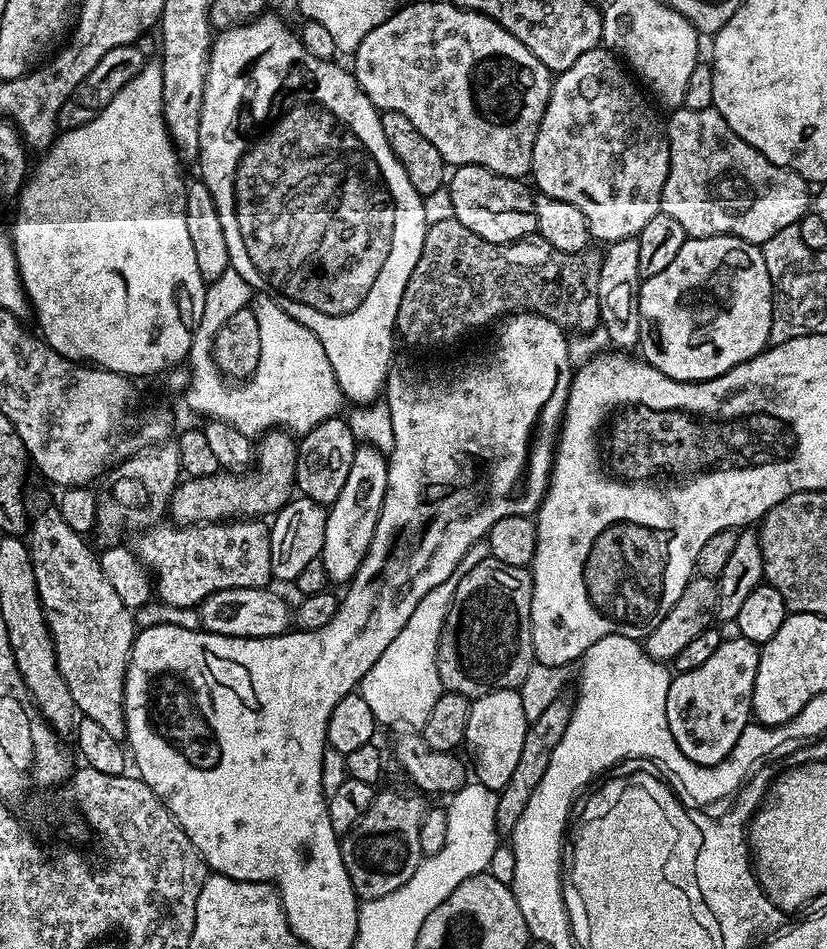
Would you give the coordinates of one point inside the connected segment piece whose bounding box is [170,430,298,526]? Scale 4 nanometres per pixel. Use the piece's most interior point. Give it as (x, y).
(265, 488)

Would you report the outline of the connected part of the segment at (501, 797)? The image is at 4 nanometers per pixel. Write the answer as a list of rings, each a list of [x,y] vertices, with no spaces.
[[[564,699],[552,700],[550,706],[546,706],[546,710],[542,710],[538,718],[530,721],[522,745],[522,755],[518,758],[514,775],[496,797],[497,833],[512,833],[518,818],[522,818],[522,810],[526,810],[526,802],[530,802],[530,794],[538,790],[538,782],[542,782],[542,774],[546,774],[546,766],[550,766],[550,758],[554,758],[554,750],[558,750],[558,742],[562,742],[562,734],[566,734],[566,726],[570,726],[573,701]]]

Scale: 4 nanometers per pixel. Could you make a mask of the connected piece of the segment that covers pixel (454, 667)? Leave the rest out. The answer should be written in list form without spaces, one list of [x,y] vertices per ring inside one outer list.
[[[491,558],[484,560],[474,570],[460,577],[450,602],[450,610],[444,619],[438,642],[438,674],[440,687],[445,692],[462,694],[469,698],[484,696],[503,688],[519,689],[534,663],[532,654],[532,573],[528,568],[506,566]]]

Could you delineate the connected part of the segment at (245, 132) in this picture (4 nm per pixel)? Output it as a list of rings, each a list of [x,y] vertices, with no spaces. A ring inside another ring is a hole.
[[[272,15],[259,16],[257,20],[252,20],[249,24],[244,24],[240,28],[228,28],[219,33],[212,41],[212,48],[208,52],[208,69],[206,70],[206,82],[204,83],[204,93],[202,94],[200,159],[198,161],[200,172],[198,172],[198,176],[199,179],[206,182],[210,195],[214,198],[214,206],[218,208],[218,218],[222,218],[222,231],[226,234],[226,250],[230,250],[230,267],[236,270],[257,293],[269,296],[279,308],[286,310],[286,314],[290,314],[290,318],[294,318],[299,324],[306,326],[306,330],[310,330],[316,335],[318,342],[322,342],[322,350],[326,350],[326,358],[330,358],[330,366],[334,370],[340,393],[343,394],[345,401],[351,402],[353,400],[352,404],[356,406],[369,405],[385,391],[386,381],[389,379],[390,369],[393,367],[393,365],[391,366],[392,340],[395,341],[397,339],[396,319],[398,318],[398,306],[402,302],[402,294],[406,290],[406,282],[410,282],[410,274],[414,274],[414,266],[422,254],[422,242],[429,225],[426,220],[426,212],[423,209],[424,197],[418,194],[418,190],[414,190],[414,186],[410,186],[410,178],[406,178],[406,170],[402,170],[402,162],[398,162],[398,158],[394,158],[394,150],[390,150],[390,142],[386,142],[386,134],[382,134],[380,112],[370,102],[370,98],[366,98],[366,94],[358,86],[358,82],[353,78],[351,71],[345,65],[343,68],[342,65],[336,64],[337,62],[323,60],[314,54],[310,54],[310,50],[306,50],[306,46],[301,42],[299,35],[291,32],[278,17]]]

